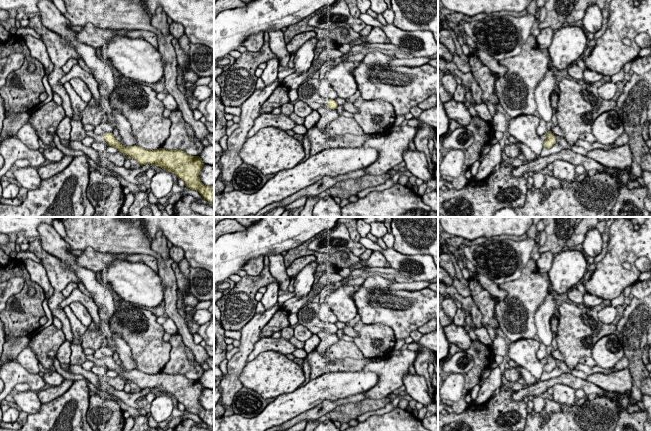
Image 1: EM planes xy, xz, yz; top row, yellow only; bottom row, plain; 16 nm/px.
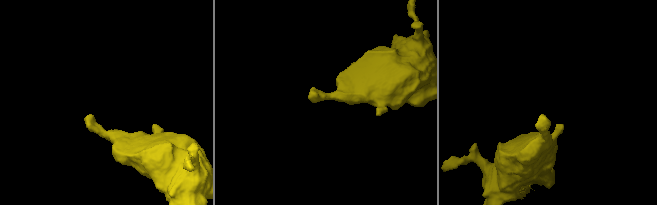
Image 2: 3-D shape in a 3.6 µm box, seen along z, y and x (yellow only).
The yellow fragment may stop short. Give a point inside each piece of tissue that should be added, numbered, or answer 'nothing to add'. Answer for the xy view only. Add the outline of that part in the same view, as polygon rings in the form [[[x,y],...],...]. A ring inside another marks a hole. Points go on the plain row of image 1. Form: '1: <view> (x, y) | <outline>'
1: xy (98, 362) | [[[86,355],[86,359],[93,361],[96,366],[104,366],[105,363],[102,359],[96,359],[93,355]]]

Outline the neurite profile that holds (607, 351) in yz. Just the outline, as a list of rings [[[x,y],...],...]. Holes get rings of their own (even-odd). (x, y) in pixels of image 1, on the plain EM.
[[[615,334],[604,336],[594,344],[591,357],[597,366],[612,369],[624,357],[623,346]]]

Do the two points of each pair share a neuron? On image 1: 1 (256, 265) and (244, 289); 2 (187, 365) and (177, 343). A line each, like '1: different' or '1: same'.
1: different
2: same

